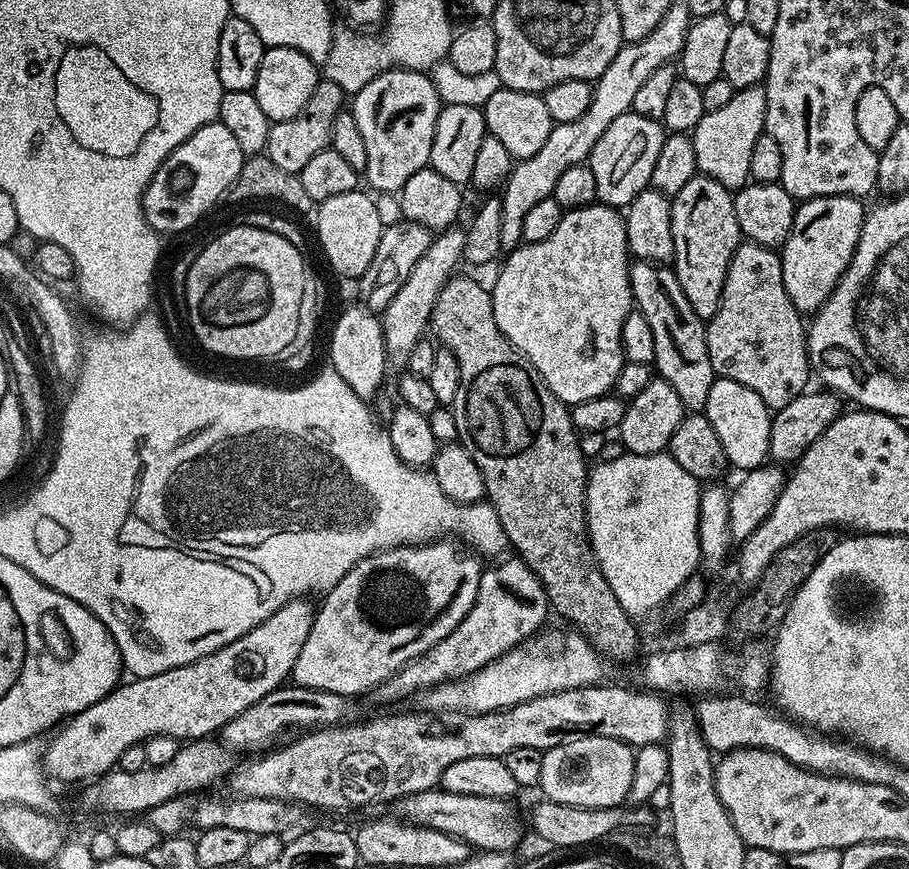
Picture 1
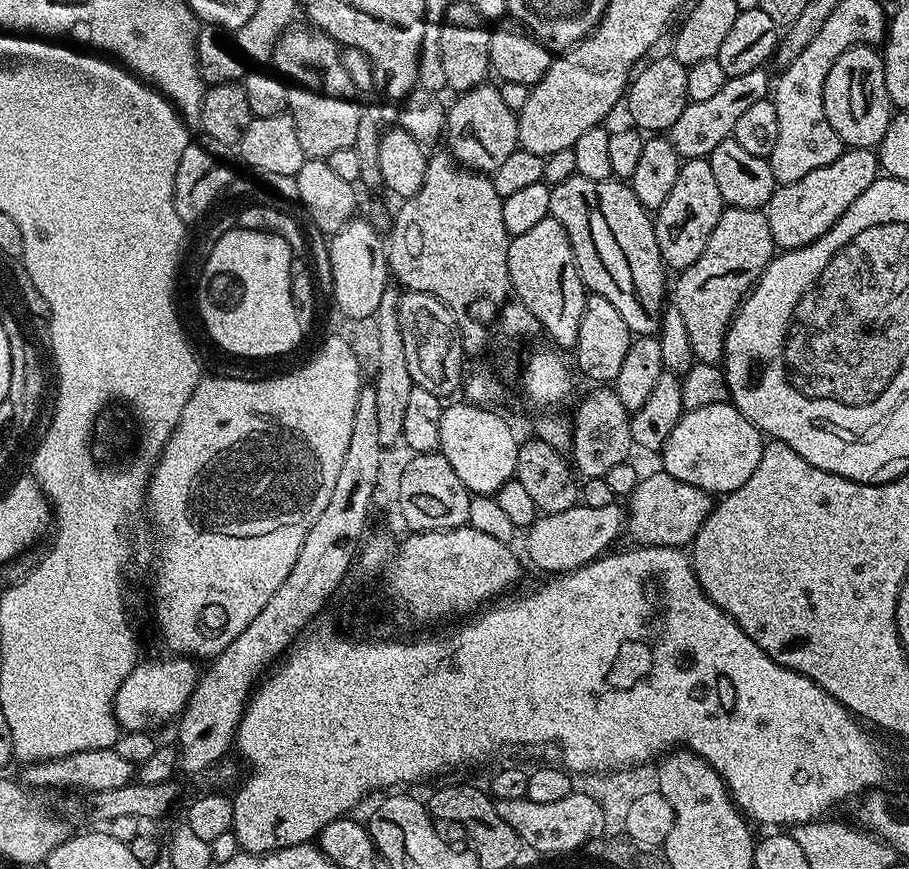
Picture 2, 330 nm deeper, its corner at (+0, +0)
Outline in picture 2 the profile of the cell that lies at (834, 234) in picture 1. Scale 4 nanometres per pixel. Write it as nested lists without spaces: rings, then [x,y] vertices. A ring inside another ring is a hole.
[[[848,148],[830,166],[810,170],[806,178],[777,187],[766,205],[770,234],[777,249],[801,248],[826,234],[854,206],[854,202],[878,179],[878,156],[871,148]]]

